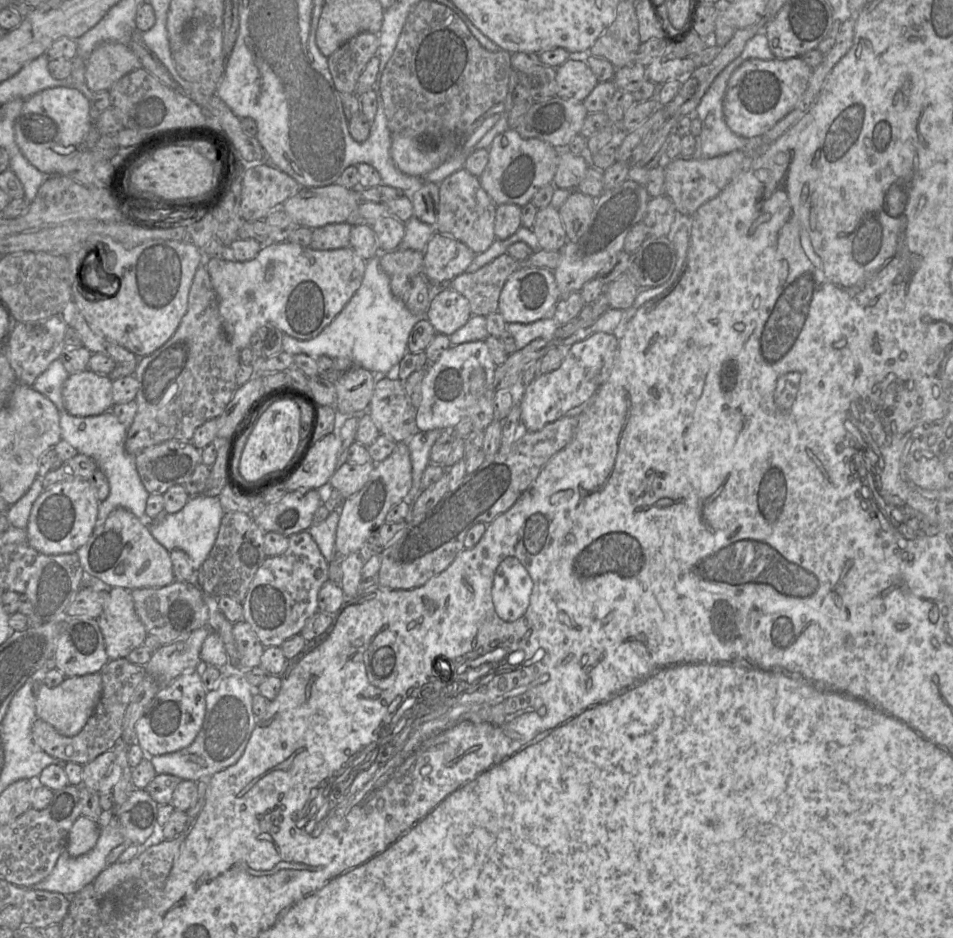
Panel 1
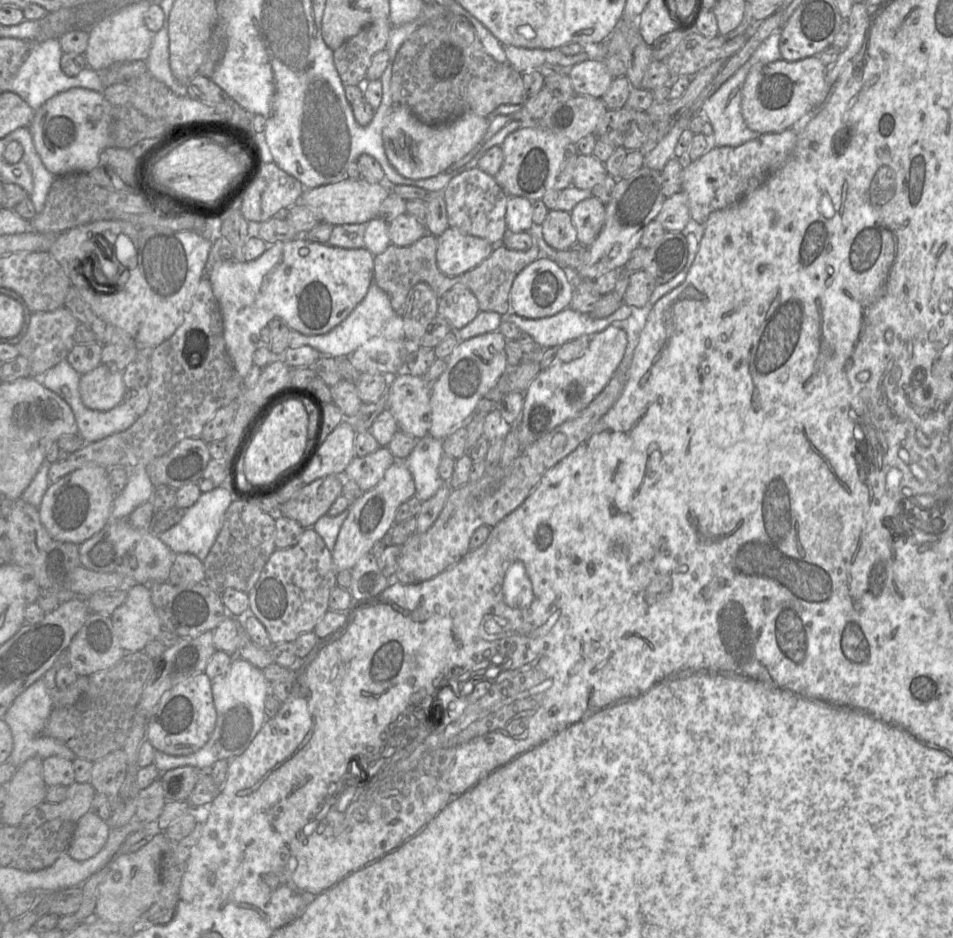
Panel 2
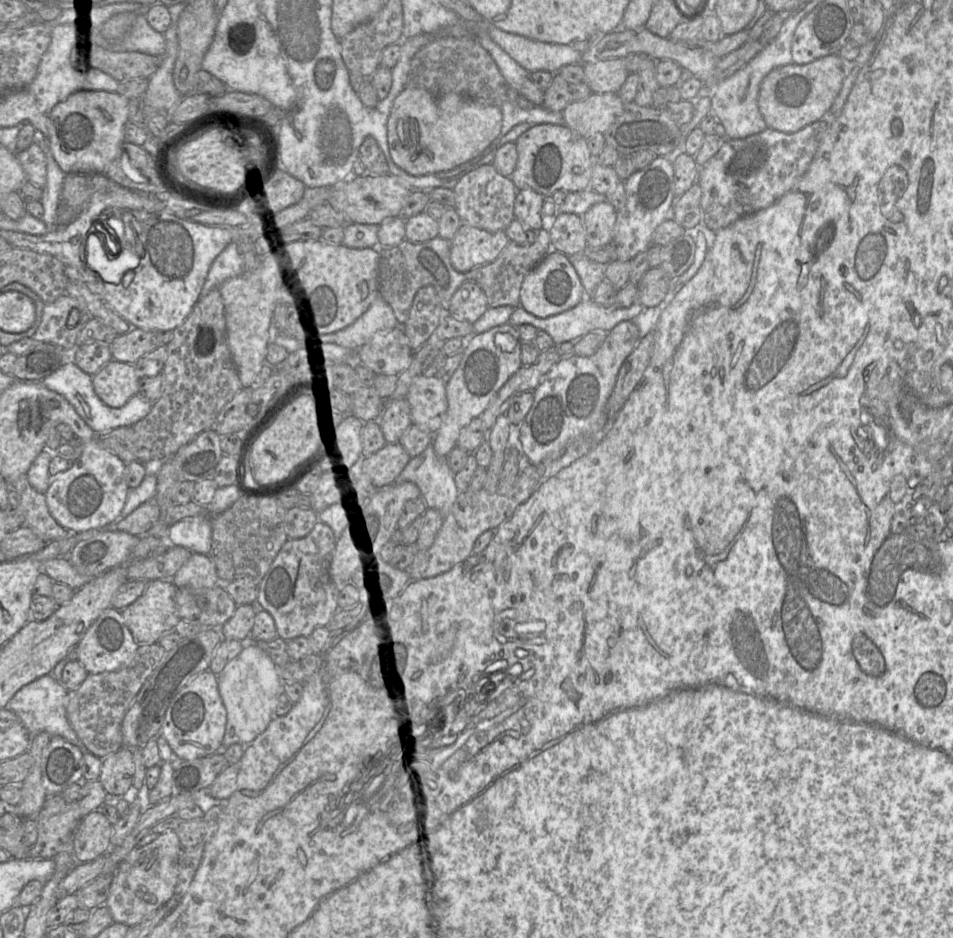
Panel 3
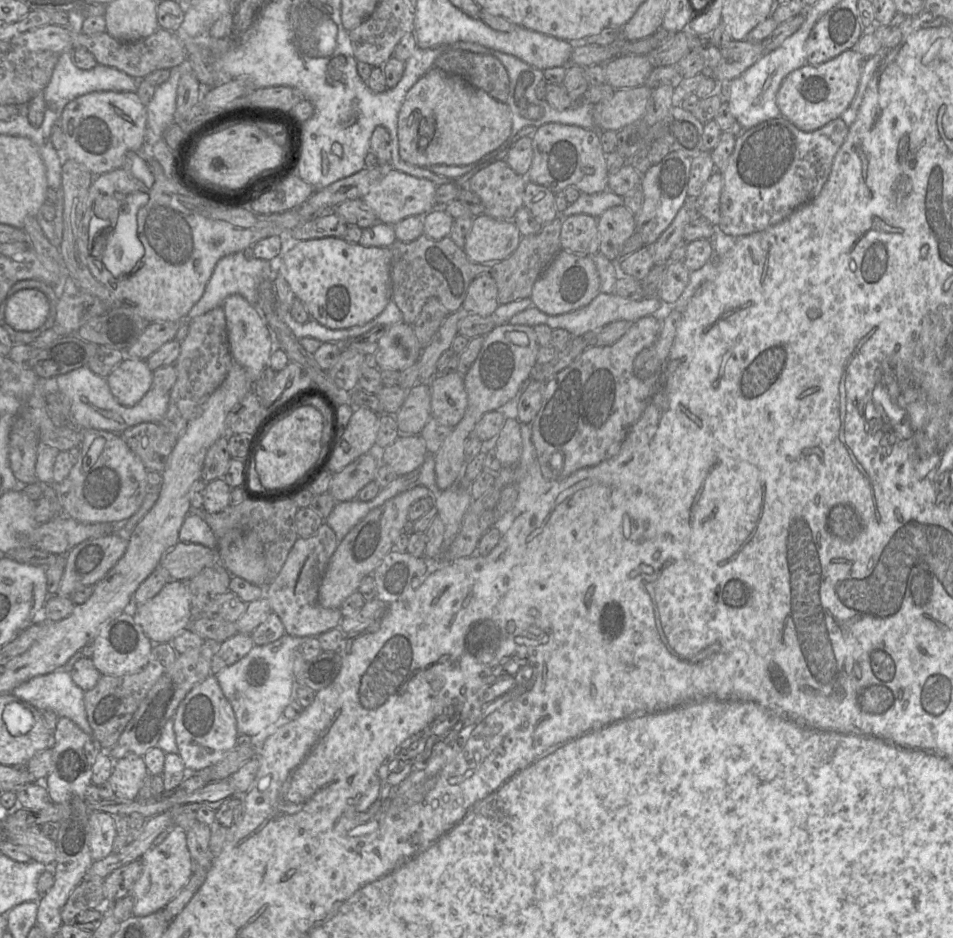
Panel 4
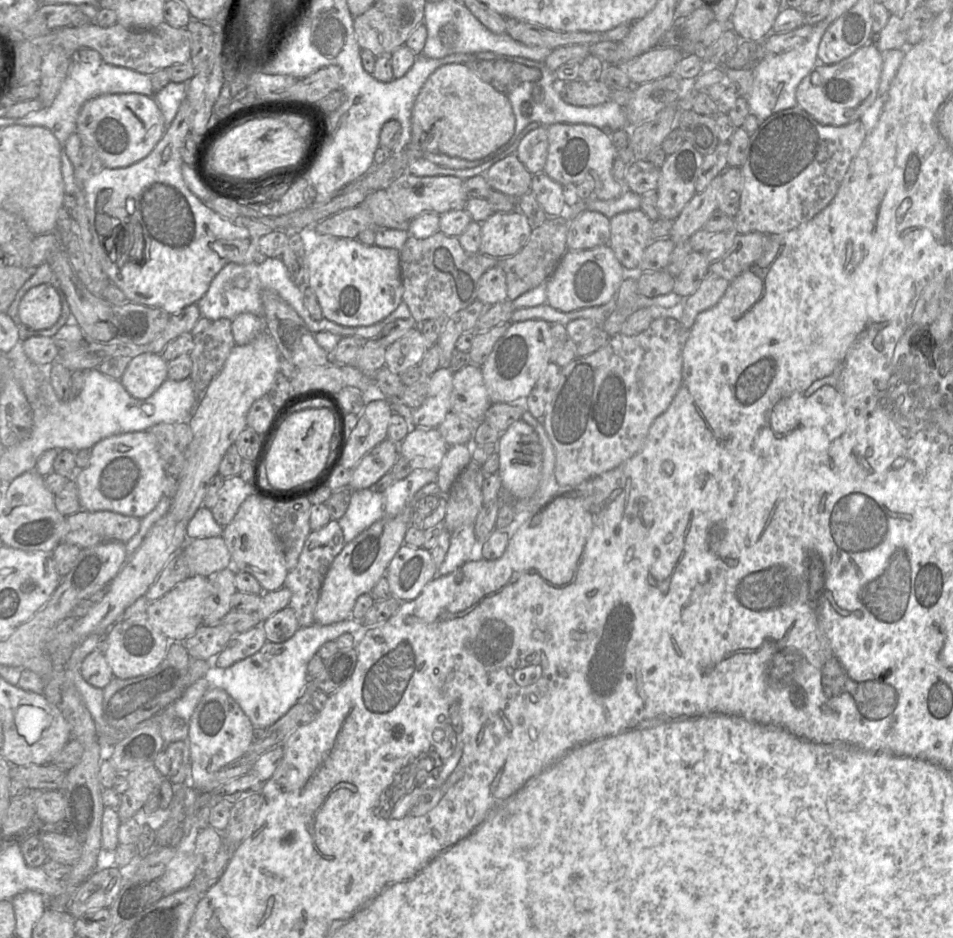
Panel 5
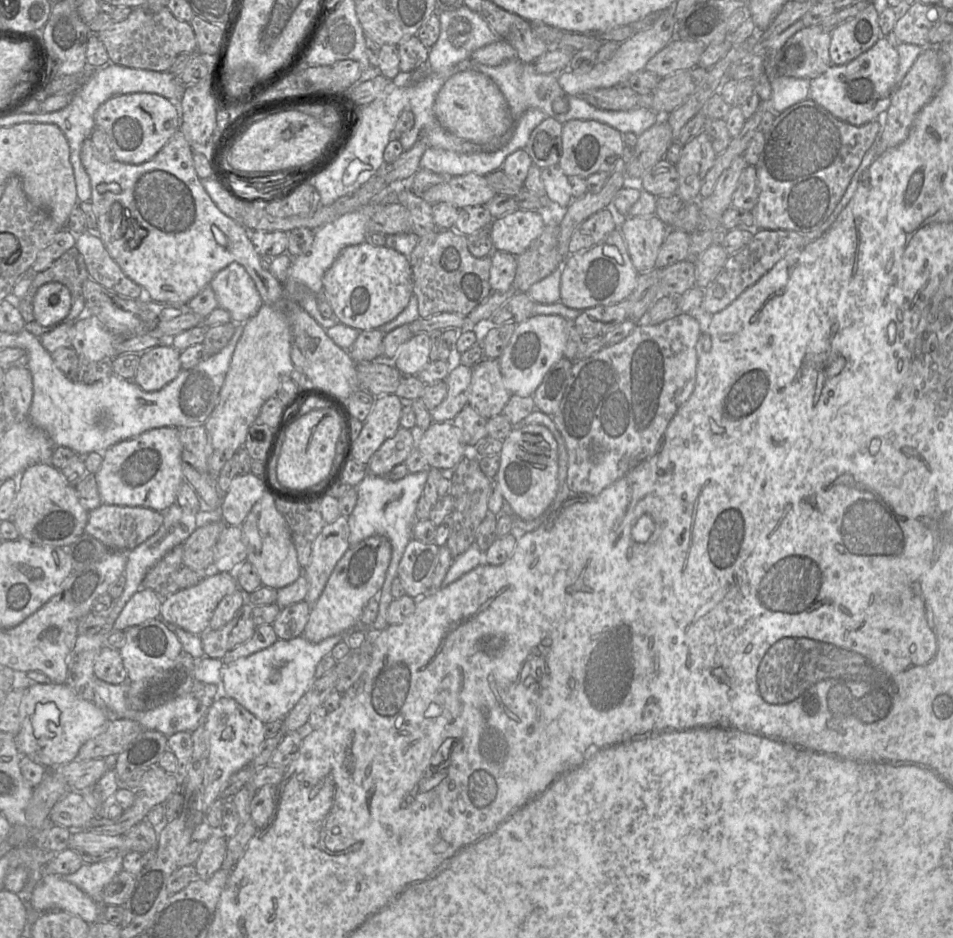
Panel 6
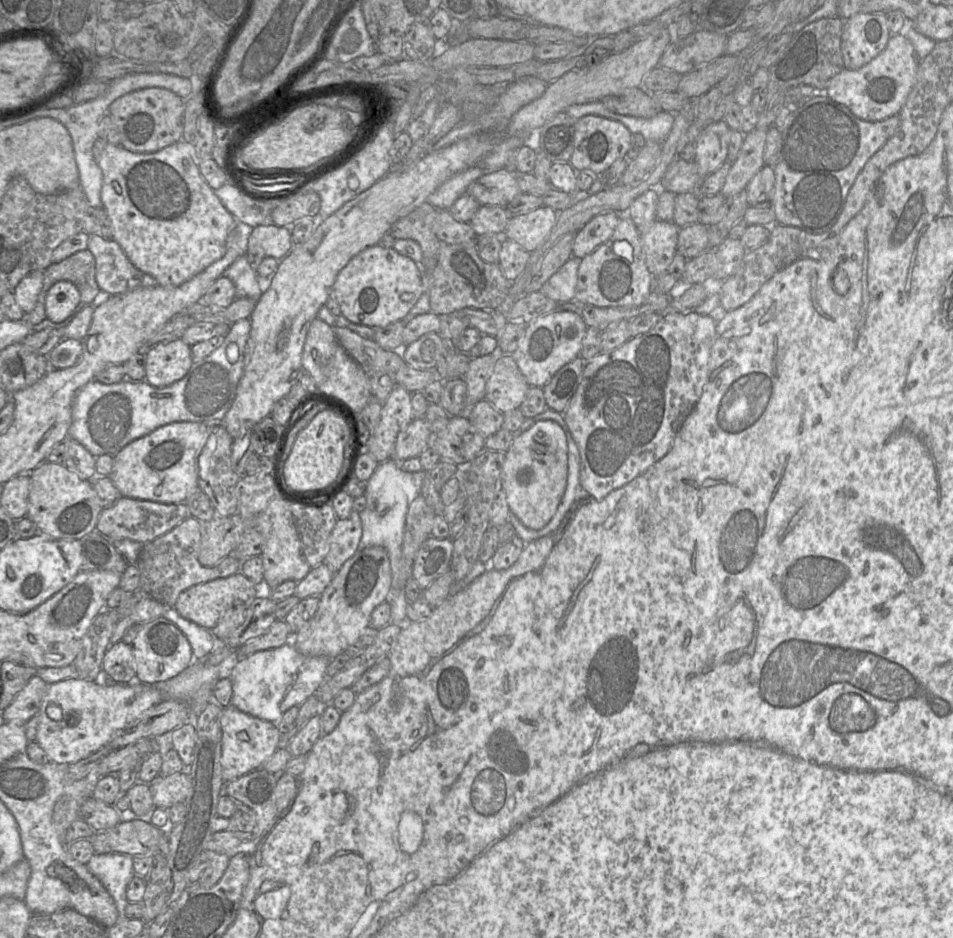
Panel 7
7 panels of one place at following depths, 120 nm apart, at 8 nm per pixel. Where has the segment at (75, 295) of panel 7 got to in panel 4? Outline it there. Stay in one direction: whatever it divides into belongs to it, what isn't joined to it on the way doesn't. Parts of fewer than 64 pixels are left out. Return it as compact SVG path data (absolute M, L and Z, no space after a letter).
M24 289L6 299L5 322L19 332L32 332L47 320L50 304L37 289Z

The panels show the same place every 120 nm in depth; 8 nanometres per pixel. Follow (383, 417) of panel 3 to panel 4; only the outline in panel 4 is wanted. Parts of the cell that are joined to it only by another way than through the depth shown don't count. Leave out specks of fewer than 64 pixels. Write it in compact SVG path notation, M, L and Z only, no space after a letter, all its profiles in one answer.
M429 382L418 383L410 388L403 405L394 417L400 435L419 435L432 417Z

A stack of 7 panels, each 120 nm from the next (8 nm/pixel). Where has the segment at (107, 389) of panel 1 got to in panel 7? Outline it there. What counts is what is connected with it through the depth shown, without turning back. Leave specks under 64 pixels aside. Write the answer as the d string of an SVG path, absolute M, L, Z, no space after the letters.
M182 339L162 342L145 350L145 381L154 387L167 387L181 380L194 364L191 346Z

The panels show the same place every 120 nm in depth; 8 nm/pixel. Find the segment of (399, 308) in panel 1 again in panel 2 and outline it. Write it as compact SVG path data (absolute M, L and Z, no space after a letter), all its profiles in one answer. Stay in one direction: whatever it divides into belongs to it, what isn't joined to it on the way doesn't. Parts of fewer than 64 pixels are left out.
M372 282L363 300L340 324L326 334L320 335L305 335L299 331L291 330L289 348L307 345L318 350L323 356L346 358L374 337L406 341L403 317L394 311L387 293L378 287L375 282Z

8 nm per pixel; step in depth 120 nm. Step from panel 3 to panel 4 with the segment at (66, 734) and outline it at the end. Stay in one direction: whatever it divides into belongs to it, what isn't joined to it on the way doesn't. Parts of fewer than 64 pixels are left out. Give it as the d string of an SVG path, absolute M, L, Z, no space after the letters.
M54 671L45 675L36 676L15 687L11 693L17 698L28 702L41 712L51 710L58 717L70 719L87 735L90 737L93 736L93 731L87 721L84 707L84 691L73 682L68 672Z

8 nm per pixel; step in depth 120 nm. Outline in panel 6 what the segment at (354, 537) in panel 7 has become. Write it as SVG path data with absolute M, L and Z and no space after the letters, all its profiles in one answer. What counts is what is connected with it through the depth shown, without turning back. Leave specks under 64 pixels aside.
M340 515L333 522L325 524L320 534L314 540L310 563L303 568L303 575L308 582L308 592L304 601L307 602L311 608L320 597L337 562L349 549L349 535L348 516Z

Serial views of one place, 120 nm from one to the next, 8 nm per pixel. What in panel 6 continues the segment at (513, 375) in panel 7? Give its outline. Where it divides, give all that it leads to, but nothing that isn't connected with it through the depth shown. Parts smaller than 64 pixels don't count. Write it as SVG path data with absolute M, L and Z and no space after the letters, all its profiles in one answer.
M483 358L472 367L468 404L482 417L491 419L500 415L511 396L504 385L498 359Z

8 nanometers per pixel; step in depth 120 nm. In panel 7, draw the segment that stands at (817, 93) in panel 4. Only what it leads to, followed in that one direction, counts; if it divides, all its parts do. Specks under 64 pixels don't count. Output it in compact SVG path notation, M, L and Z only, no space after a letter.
M892 34L885 49L864 66L850 70L844 68L834 76L825 89L825 95L848 107L858 118L866 121L881 121L899 114L916 81L919 60L911 41L903 35Z

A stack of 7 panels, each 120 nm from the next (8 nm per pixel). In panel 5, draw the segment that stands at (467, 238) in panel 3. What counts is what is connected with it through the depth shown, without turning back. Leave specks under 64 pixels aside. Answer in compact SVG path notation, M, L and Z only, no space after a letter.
M520 211L494 212L481 223L479 253L510 258L527 243L533 225Z

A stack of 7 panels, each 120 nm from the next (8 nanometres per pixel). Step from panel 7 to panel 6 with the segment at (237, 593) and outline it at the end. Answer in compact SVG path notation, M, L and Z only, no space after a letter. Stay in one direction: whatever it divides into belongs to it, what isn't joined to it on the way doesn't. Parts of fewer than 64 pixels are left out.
M231 572L212 574L194 586L179 590L163 598L160 618L164 620L163 622L176 625L189 633L200 635L209 629L212 615L222 598L237 589L240 588Z

